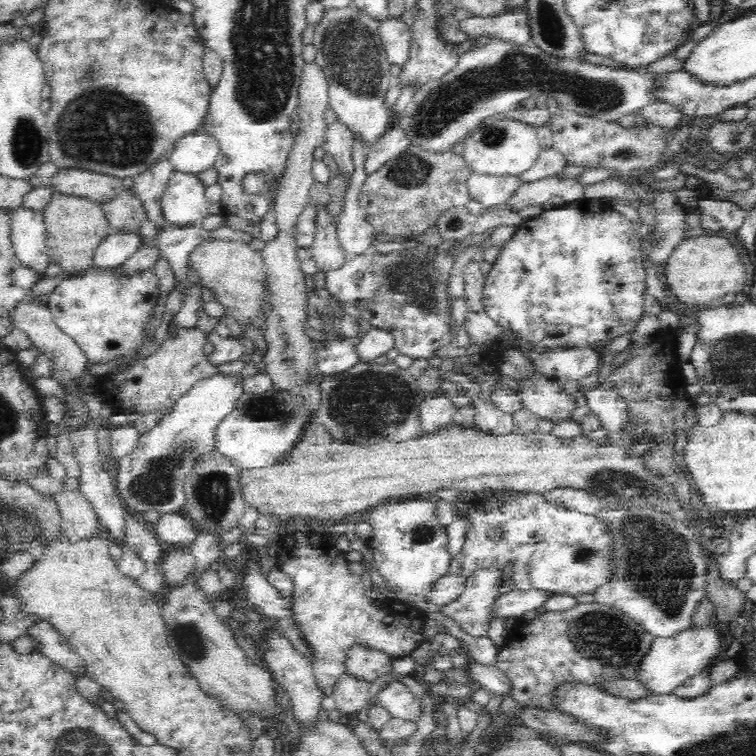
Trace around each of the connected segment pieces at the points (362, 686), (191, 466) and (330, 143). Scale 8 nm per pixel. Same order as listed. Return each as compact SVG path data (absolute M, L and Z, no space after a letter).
M342 674L332 688L331 697L342 714L359 712L369 699L368 682Z
M221 373L197 382L170 408L150 430L144 431L136 448L120 458L116 491L123 504L138 515L148 510L184 513L188 502L184 484L200 464L202 457L216 451L216 430L236 410L243 395L242 378Z
M337 119L327 124L322 150L328 151L334 157L338 171L343 170L343 172L352 174L352 148L353 138L351 130L346 126L346 123Z

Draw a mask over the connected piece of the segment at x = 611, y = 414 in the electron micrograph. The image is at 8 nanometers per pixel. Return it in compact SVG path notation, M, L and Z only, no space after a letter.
M596 387L585 392L585 397L591 412L598 415L603 428L610 432L620 432L629 425L629 404L619 394Z

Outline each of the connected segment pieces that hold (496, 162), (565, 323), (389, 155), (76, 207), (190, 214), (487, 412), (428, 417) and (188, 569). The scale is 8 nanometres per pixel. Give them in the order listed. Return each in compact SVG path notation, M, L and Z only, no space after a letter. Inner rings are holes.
M505 116L505 117L512 117L512 122L502 122L498 121L498 124L494 126L494 128L488 128L488 123L478 125L475 129L469 130L460 140L459 147L458 147L458 154L464 159L464 162L468 165L468 169L473 174L478 175L489 175L489 176L498 176L498 177L504 177L504 176L510 176L510 177L519 177L524 172L527 172L530 167L538 160L538 157L540 156L540 153L543 151L540 148L540 143L538 142L538 139L536 138L536 131L531 126L528 126L522 122L520 122L516 116ZM488 132L490 132L490 136L494 136L496 134L496 142L494 142L494 152L490 152L490 146L488 146Z
M584 199L578 208L561 208L543 210L535 218L525 220L517 231L513 234L512 239L502 248L498 258L492 265L492 268L485 278L482 303L486 313L496 322L496 325L504 330L512 330L517 336L528 344L538 344L539 346L558 349L560 347L586 347L591 343L597 343L599 346L604 345L616 336L630 333L638 320L644 315L644 294L646 270L640 257L640 240L636 230L638 226L630 222L622 214L606 205L605 201L596 199Z
M398 125L392 126L365 158L365 172L368 175L376 172L386 161L396 158L411 145L408 133Z
M56 192L50 205L43 211L45 221L45 252L60 270L75 275L94 264L95 251L108 235L109 221L102 206L88 200Z
M176 171L160 198L160 209L170 228L194 226L208 216L205 188L196 176Z
M476 398L472 407L475 410L474 427L484 434L500 436L515 432L512 415L498 410L492 401Z
M451 393L441 396L429 396L420 407L419 419L424 432L431 433L451 425L456 408L456 402L451 400Z
M175 546L167 549L162 568L169 588L180 586L189 578L195 567L195 558L189 547Z

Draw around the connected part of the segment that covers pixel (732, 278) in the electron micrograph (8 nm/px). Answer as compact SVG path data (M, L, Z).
M697 232L678 246L664 272L669 295L696 306L716 303L725 294L740 292L746 284L746 266L734 241L724 233Z

